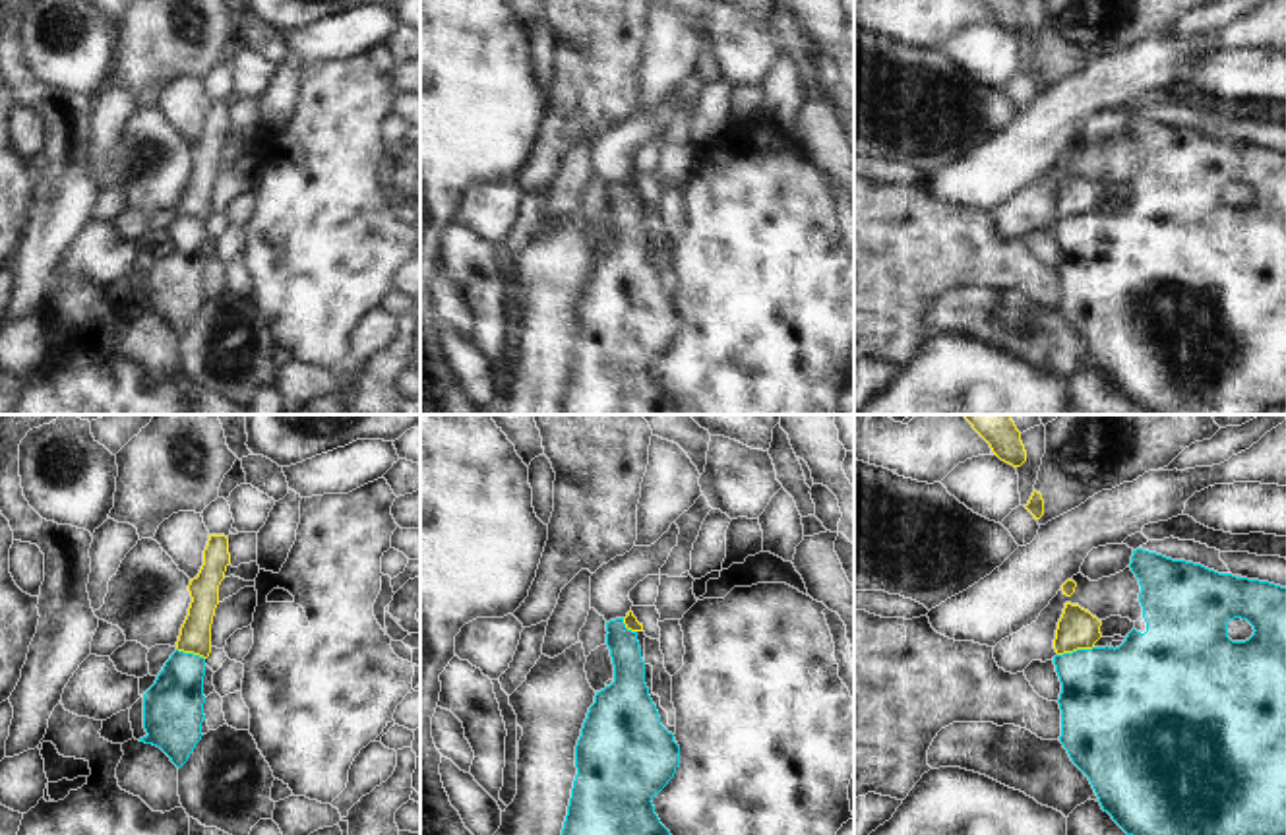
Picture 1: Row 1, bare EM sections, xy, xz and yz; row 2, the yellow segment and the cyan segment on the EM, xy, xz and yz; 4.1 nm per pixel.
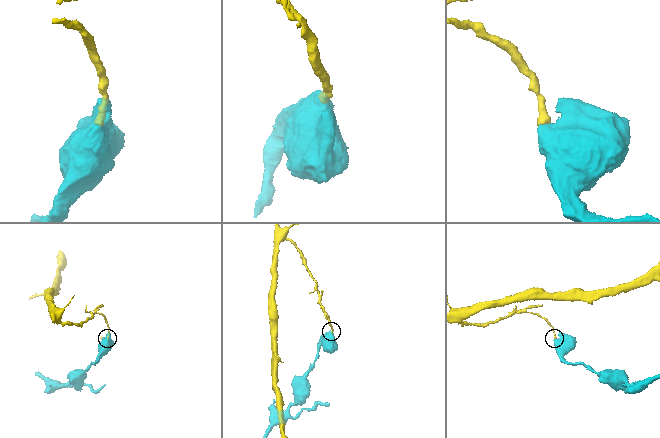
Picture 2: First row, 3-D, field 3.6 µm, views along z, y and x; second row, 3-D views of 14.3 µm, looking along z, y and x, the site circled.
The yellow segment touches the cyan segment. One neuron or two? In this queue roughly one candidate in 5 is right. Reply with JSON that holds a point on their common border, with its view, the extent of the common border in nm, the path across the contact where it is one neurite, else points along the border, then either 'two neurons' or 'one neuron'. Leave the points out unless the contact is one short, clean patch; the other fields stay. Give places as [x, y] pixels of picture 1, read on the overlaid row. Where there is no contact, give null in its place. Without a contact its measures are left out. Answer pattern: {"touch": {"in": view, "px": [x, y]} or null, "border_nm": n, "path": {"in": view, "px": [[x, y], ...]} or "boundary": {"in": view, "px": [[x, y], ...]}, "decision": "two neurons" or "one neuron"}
{"touch": {"in": "yz", "px": [1075, 649]}, "border_nm": 160, "boundary": {"in": "yz", "px": [[1093, 646], [1058, 655]]}, "decision": "two neurons"}

